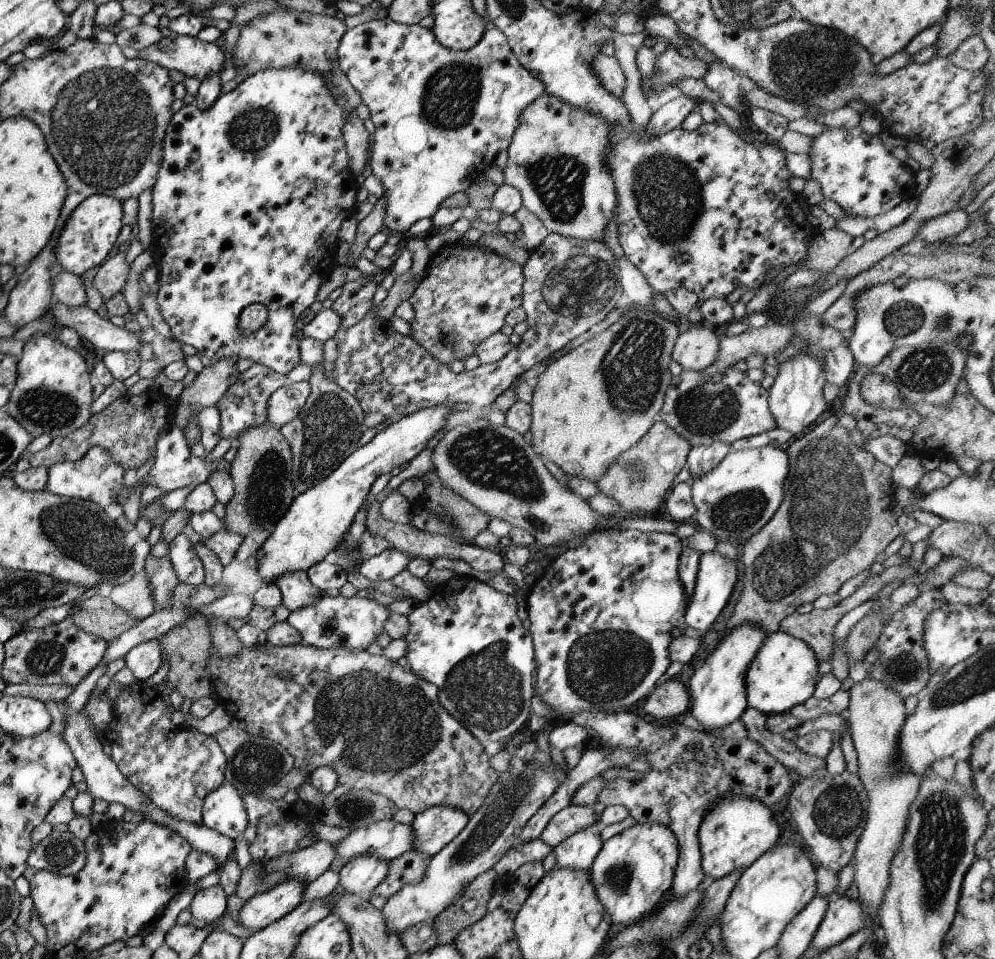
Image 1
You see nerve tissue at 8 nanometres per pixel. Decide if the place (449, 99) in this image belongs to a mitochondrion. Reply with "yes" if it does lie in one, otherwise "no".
yes

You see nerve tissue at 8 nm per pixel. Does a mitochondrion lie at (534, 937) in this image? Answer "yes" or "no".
no

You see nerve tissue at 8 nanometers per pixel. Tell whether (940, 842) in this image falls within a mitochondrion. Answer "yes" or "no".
yes

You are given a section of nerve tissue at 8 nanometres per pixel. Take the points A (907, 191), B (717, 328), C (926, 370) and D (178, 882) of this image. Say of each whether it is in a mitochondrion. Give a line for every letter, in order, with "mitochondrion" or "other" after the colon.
A: other
B: other
C: mitochondrion
D: other

